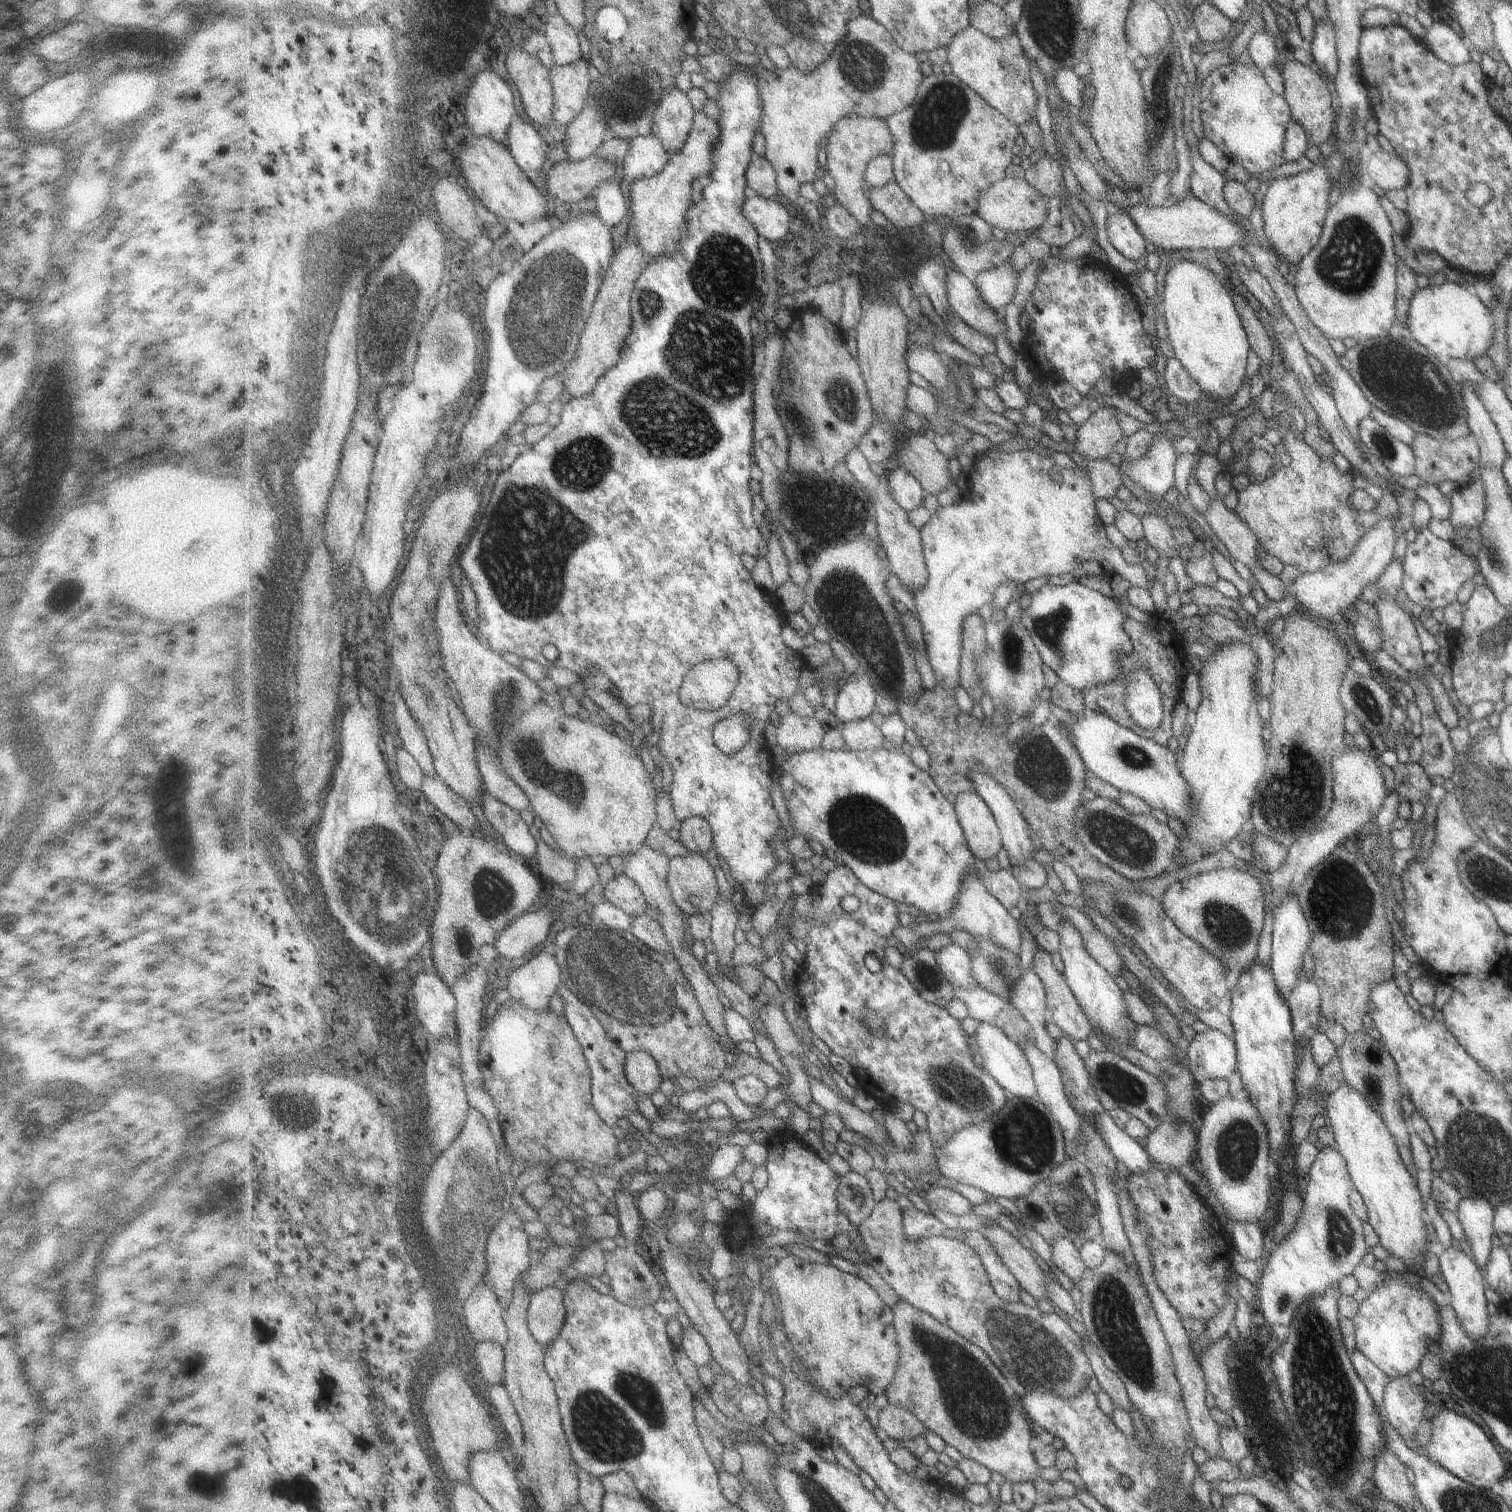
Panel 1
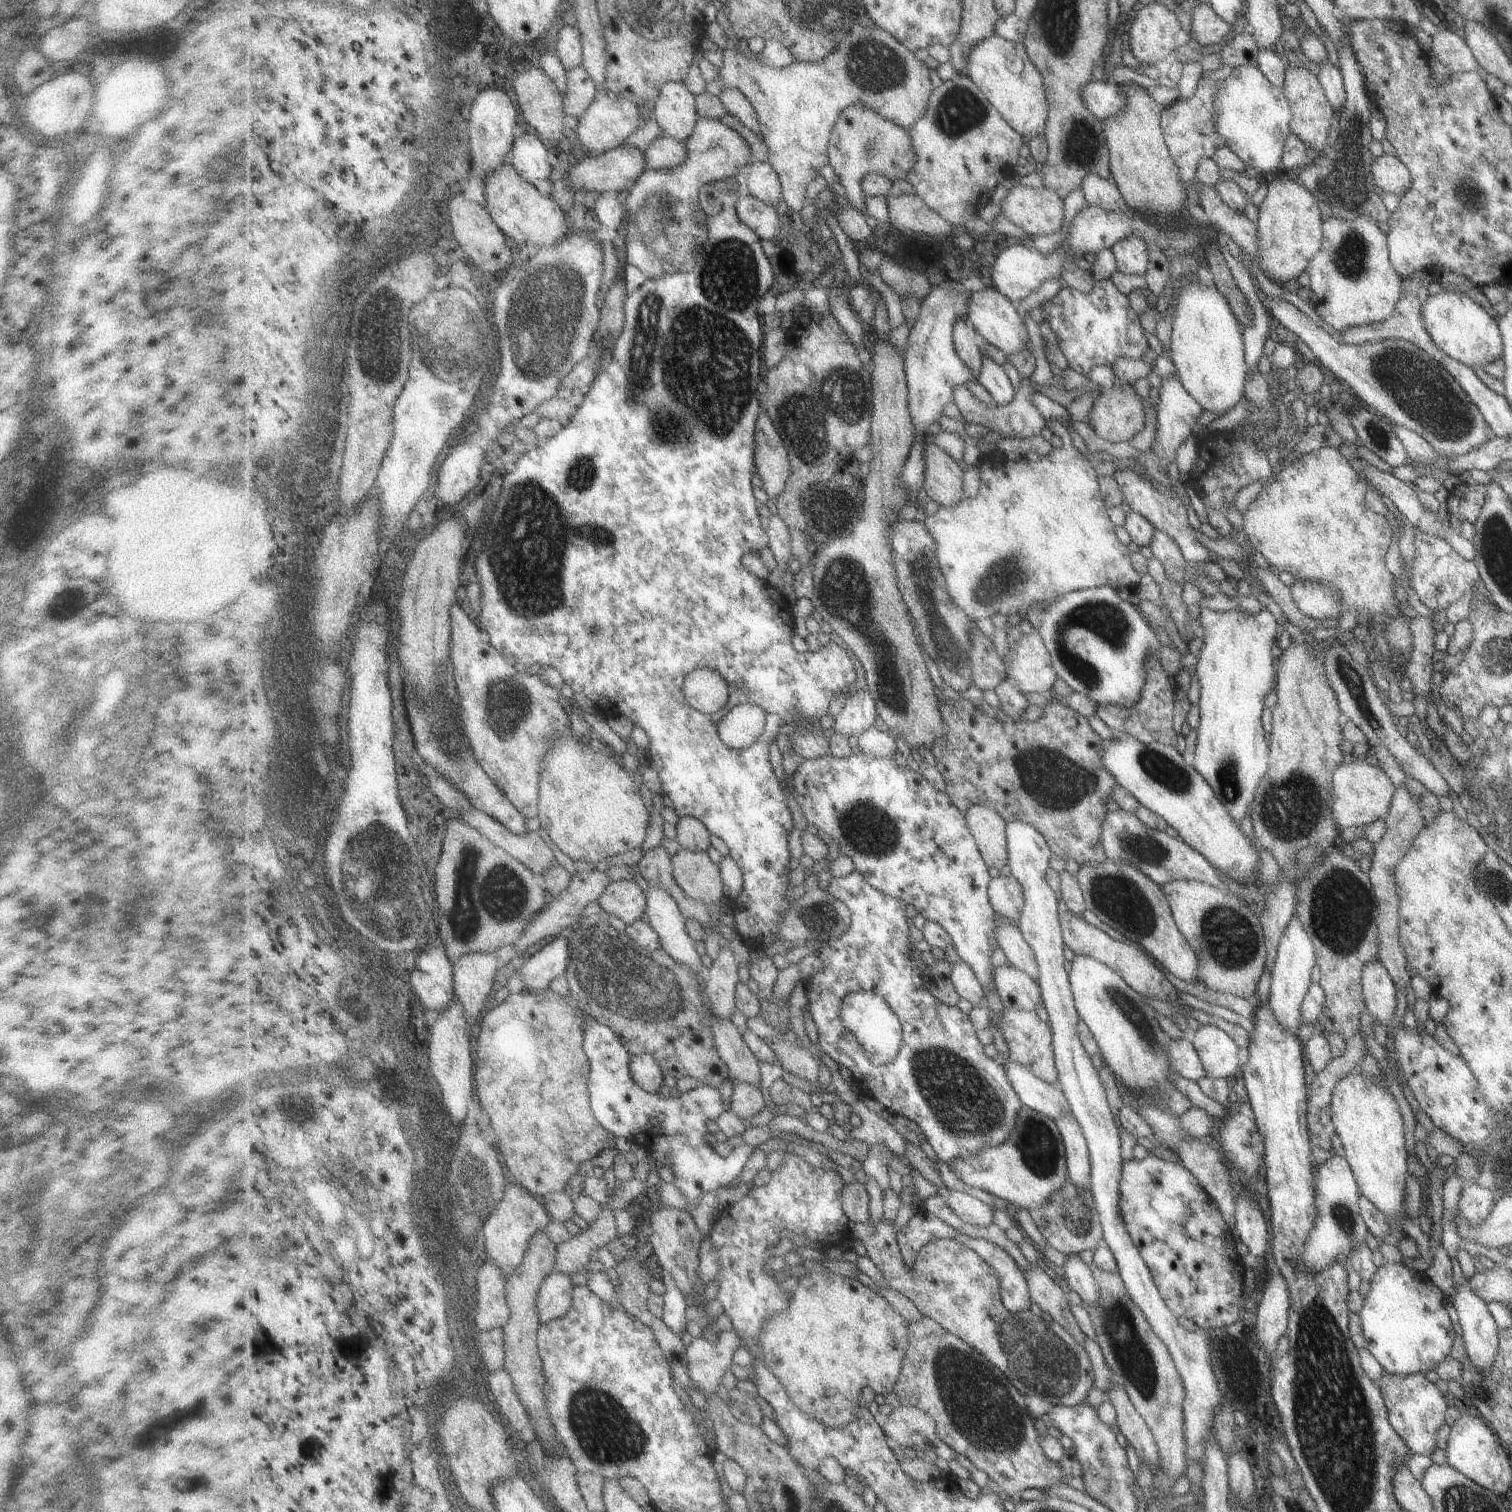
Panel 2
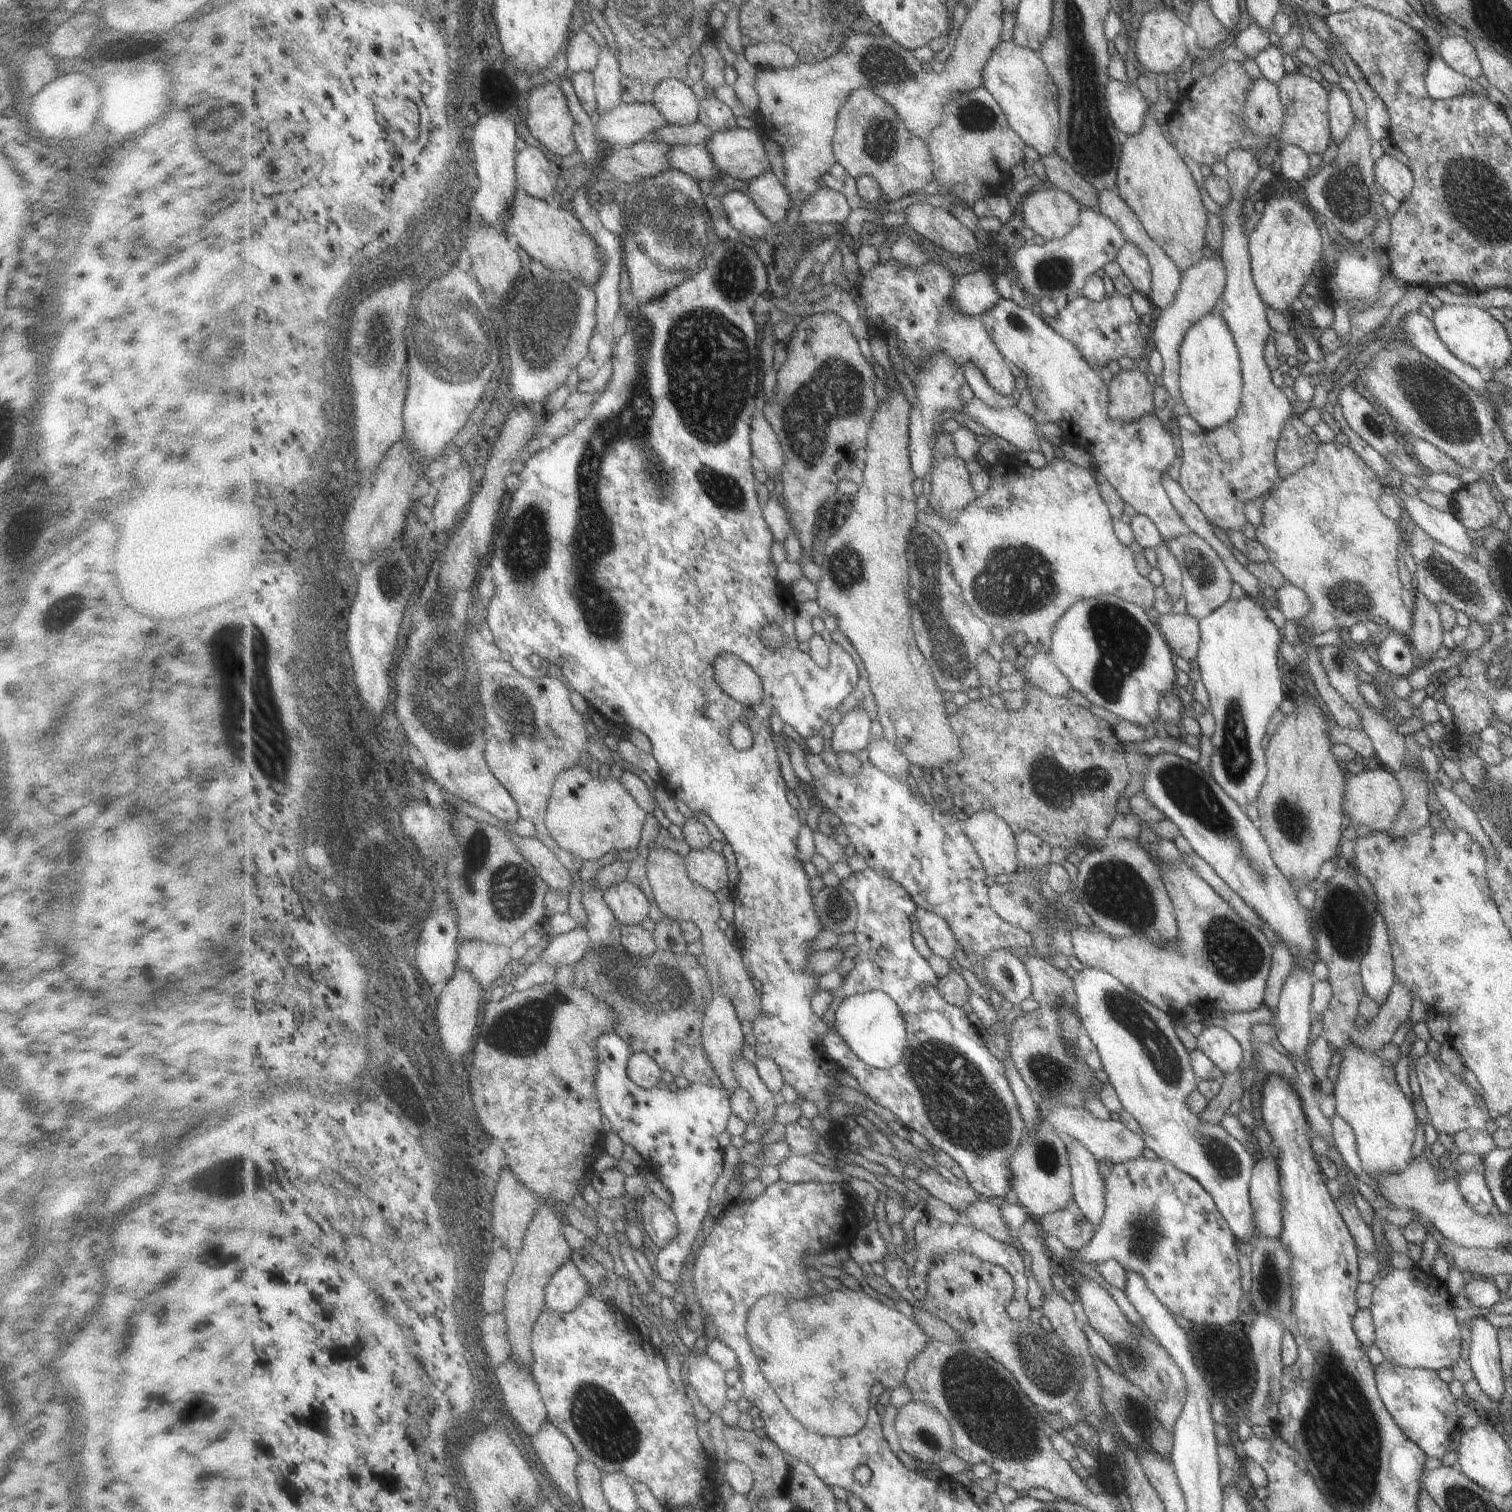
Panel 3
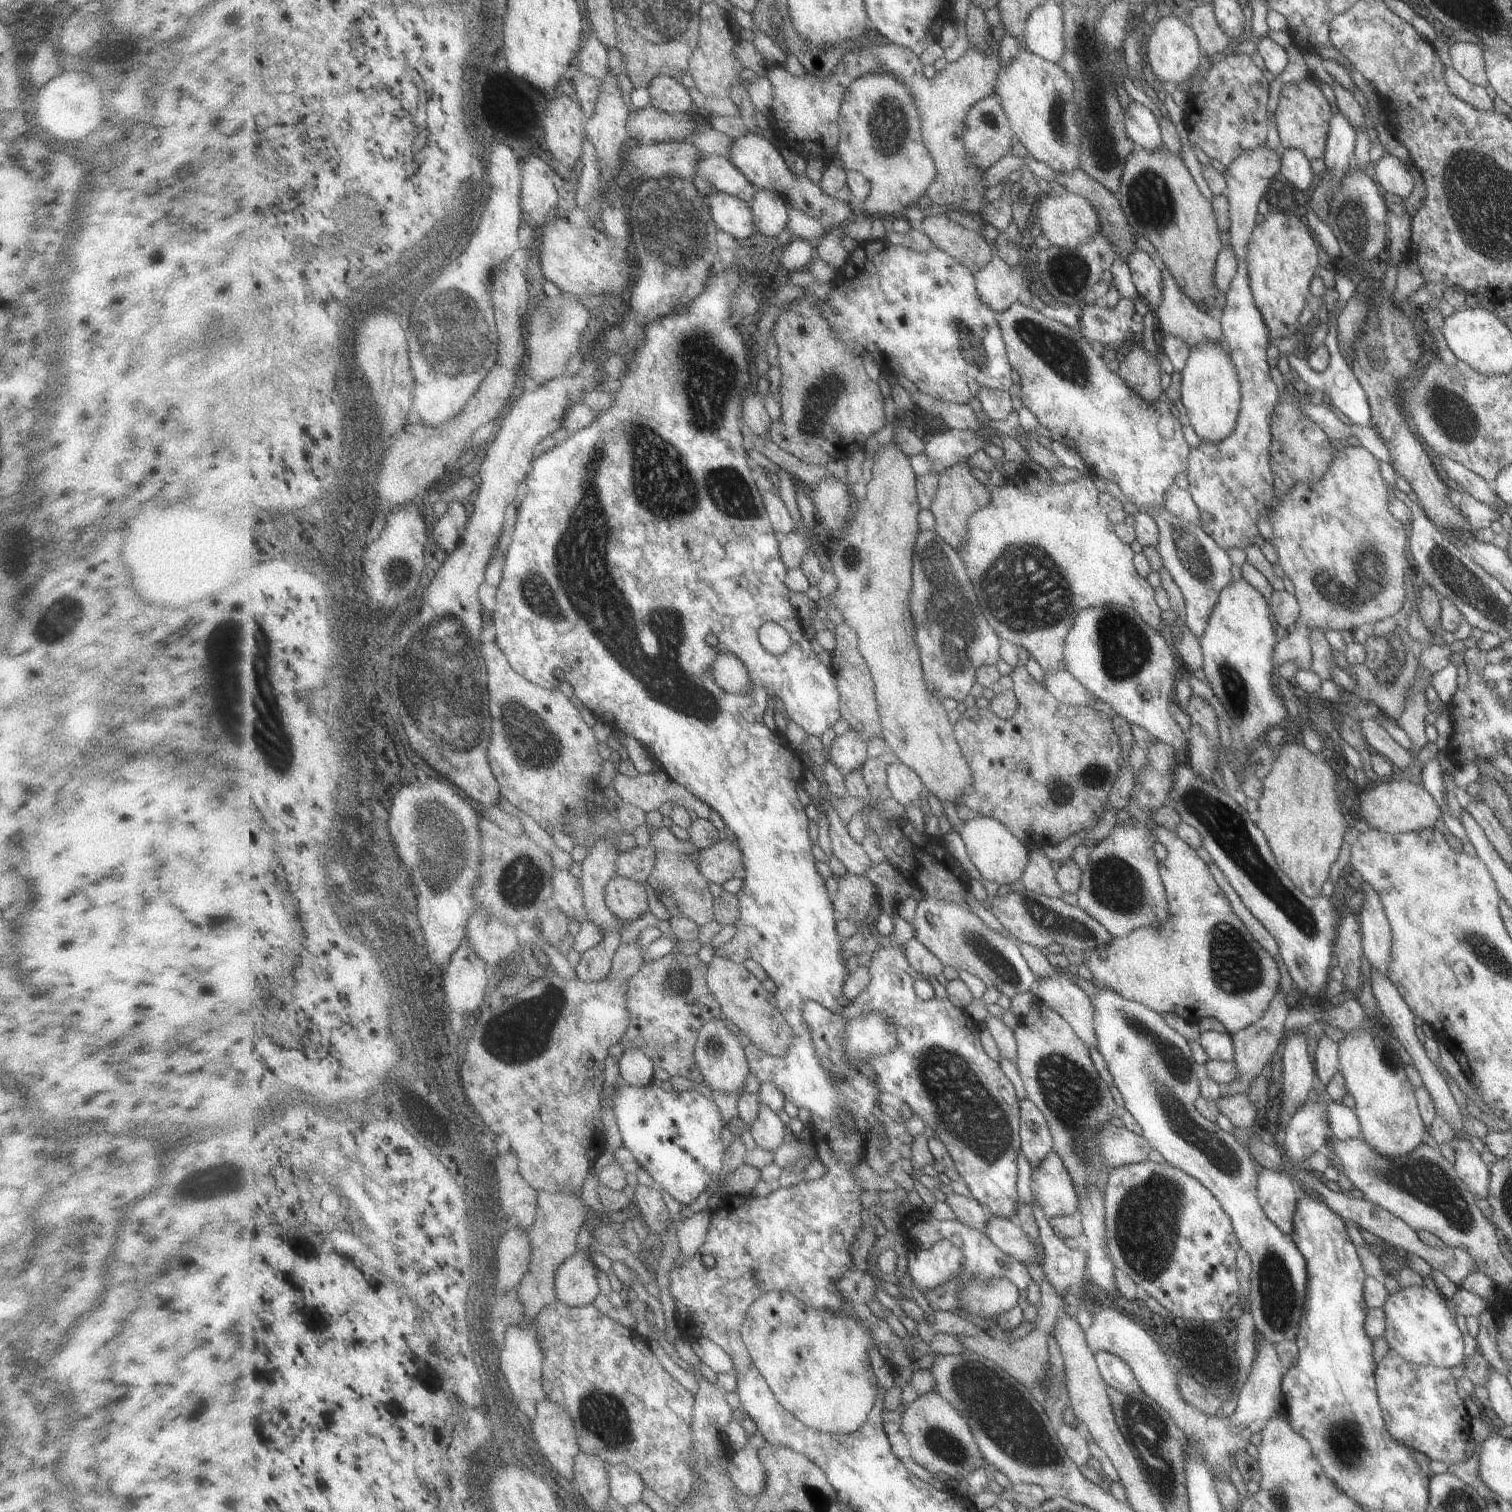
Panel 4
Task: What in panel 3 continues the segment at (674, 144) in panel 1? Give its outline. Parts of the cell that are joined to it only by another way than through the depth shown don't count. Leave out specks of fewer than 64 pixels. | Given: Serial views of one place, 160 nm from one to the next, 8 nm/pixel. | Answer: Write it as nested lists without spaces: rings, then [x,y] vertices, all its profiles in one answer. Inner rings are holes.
[[[673,77],[657,85],[653,103],[669,125],[690,125],[698,121],[700,101],[689,82]]]

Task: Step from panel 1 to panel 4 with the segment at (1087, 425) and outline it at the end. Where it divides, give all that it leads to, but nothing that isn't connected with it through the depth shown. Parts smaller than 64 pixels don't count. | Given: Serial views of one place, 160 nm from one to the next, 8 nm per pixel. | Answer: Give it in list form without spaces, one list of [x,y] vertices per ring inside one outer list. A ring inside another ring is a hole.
[[[1140,339],[1130,345],[1129,352],[1119,362],[1117,373],[1132,386],[1147,402],[1161,399],[1162,389],[1159,385],[1157,353],[1148,353],[1143,349]]]

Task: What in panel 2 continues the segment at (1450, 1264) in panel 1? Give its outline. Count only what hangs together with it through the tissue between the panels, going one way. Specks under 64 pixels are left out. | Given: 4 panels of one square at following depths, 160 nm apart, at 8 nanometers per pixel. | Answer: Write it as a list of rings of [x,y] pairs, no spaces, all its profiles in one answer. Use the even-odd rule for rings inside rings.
[[[1468,1279],[1455,1288],[1449,1301],[1455,1308],[1466,1359],[1478,1371],[1488,1369],[1498,1347],[1496,1324],[1487,1303],[1468,1285]]]

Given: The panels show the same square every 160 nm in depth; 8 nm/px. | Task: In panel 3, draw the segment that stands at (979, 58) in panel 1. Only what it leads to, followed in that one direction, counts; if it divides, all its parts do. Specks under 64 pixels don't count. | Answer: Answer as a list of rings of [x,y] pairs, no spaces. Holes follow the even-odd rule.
[[[1002,40],[985,64],[983,82],[1025,144],[1032,146],[1040,156],[1054,154],[1061,131],[1059,91],[1039,53],[1014,41]]]

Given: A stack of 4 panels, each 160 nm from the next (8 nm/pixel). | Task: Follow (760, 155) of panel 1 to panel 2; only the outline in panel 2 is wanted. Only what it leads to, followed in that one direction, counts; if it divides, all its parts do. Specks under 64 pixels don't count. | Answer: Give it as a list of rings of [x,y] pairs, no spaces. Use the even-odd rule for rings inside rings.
[[[724,87],[719,98],[730,114],[737,116],[745,127],[759,137],[761,125],[757,111],[743,92],[738,88]],[[754,160],[743,173],[751,195],[774,207],[784,198],[780,175],[768,162]]]

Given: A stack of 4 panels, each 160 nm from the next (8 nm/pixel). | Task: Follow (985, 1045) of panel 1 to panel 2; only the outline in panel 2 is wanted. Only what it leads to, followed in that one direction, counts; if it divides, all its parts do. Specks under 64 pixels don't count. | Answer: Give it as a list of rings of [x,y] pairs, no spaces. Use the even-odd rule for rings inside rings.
[[[1011,1056],[1003,1059],[1002,1064],[1025,1107],[1052,1119],[1072,1114],[1069,1101],[1061,1086],[1041,1080],[1041,1077],[1032,1073],[1030,1067],[1023,1066]]]

